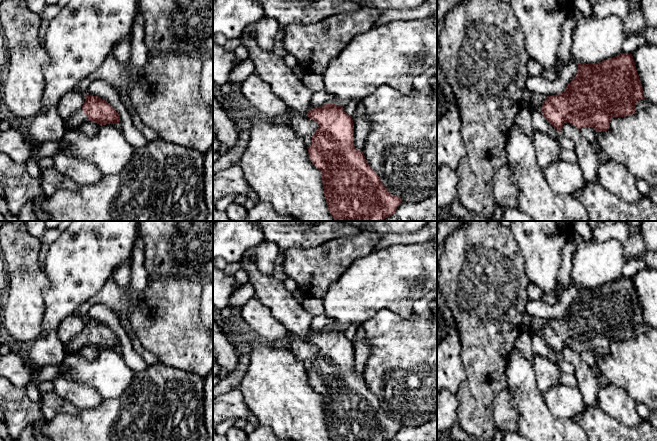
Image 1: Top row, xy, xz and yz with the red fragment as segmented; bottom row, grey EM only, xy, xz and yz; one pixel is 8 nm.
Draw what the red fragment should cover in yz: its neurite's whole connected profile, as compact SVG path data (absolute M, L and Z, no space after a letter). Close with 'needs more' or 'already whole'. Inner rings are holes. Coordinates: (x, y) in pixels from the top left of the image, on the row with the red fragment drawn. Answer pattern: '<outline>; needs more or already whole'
M620 53L619 55L606 59L596 64L578 63L578 72L572 81L568 84L564 92L558 95L551 95L545 98L541 112L555 129L561 131L565 122L582 129L591 127L596 132L607 131L610 128L610 122L613 117L625 117L635 114L635 104L645 100L643 87L636 70L632 54Z; already whole

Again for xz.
M242 32L239 39L246 47L258 74L281 98L287 107L316 121L318 129L312 136L308 148L312 164L321 172L324 196L328 210L336 221L383 221L392 216L401 204L402 198L393 196L381 182L379 175L369 166L364 153L354 146L354 124L344 108L336 104L325 104L311 108L313 91L287 67L282 57L259 48L255 35Z; needs more

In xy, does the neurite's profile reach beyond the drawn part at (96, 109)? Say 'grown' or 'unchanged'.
grown

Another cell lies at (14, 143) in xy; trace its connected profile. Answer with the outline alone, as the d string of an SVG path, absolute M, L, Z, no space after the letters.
M15 128L0 131L0 152L15 163L26 164L33 157L36 148L37 145L30 141L24 131Z

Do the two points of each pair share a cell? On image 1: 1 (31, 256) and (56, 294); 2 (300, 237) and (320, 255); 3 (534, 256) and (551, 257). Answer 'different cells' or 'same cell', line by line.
1: different cells
2: different cells
3: same cell

